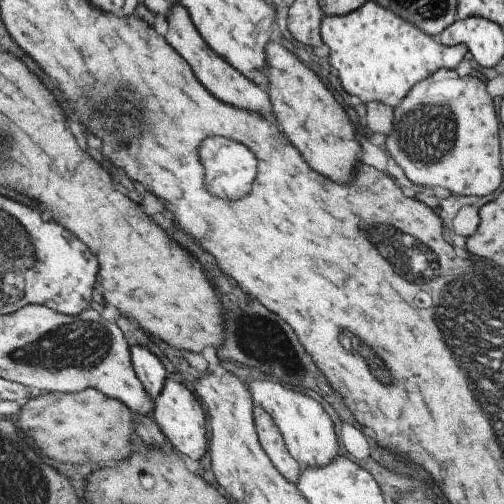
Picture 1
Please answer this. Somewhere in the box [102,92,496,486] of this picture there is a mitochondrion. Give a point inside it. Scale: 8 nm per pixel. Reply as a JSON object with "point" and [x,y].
{"point":[426,135]}

